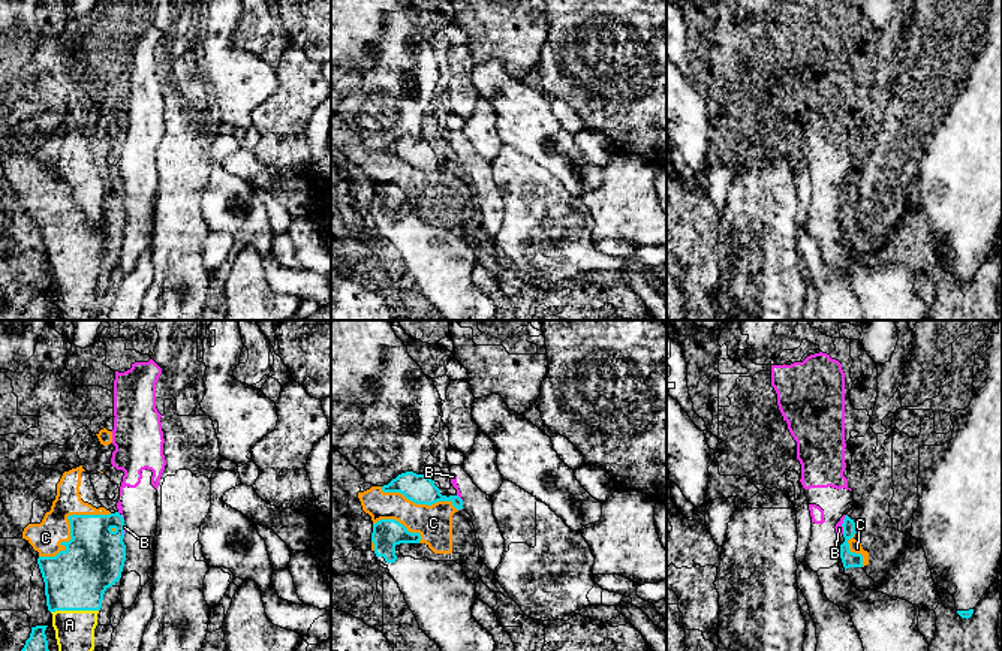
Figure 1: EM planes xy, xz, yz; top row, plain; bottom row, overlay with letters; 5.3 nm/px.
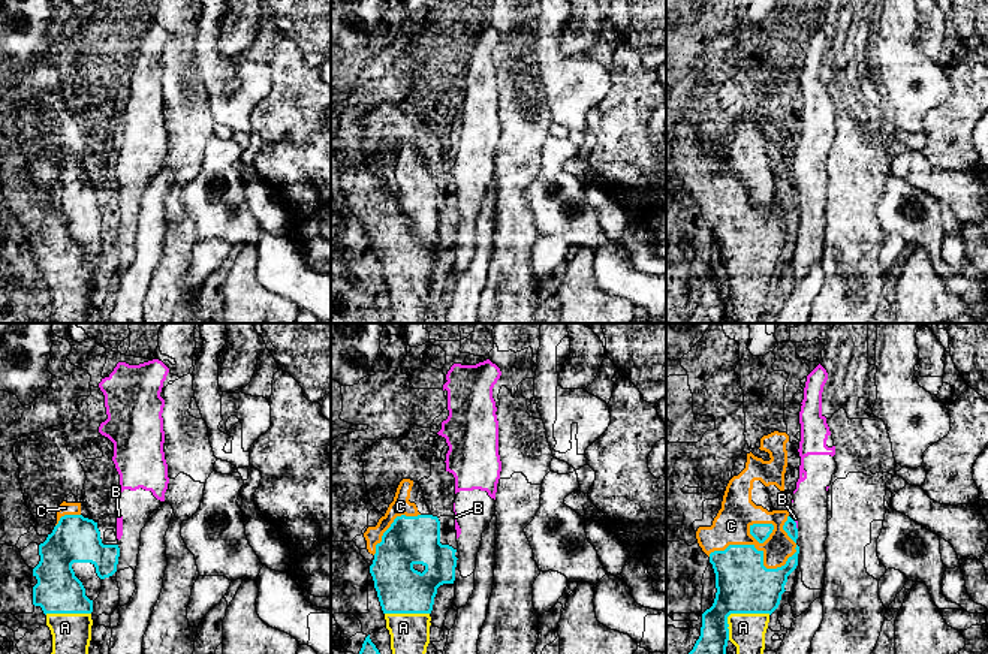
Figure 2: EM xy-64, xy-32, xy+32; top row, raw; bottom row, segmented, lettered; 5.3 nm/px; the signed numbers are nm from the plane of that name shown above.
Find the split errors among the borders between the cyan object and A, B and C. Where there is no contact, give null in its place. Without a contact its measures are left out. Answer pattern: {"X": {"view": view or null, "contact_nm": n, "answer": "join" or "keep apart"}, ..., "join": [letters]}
{"A": {"view": "xy", "contact_nm": 260, "answer": "keep apart"}, "B": {"view": "yz", "contact_nm": 110, "answer": "keep apart"}, "C": {"view": "xy", "contact_nm": 460, "answer": "keep apart"}, "join": []}

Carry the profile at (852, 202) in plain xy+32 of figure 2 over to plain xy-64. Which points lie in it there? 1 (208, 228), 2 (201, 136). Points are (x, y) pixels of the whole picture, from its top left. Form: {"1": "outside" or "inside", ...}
{"1": "outside", "2": "inside"}

